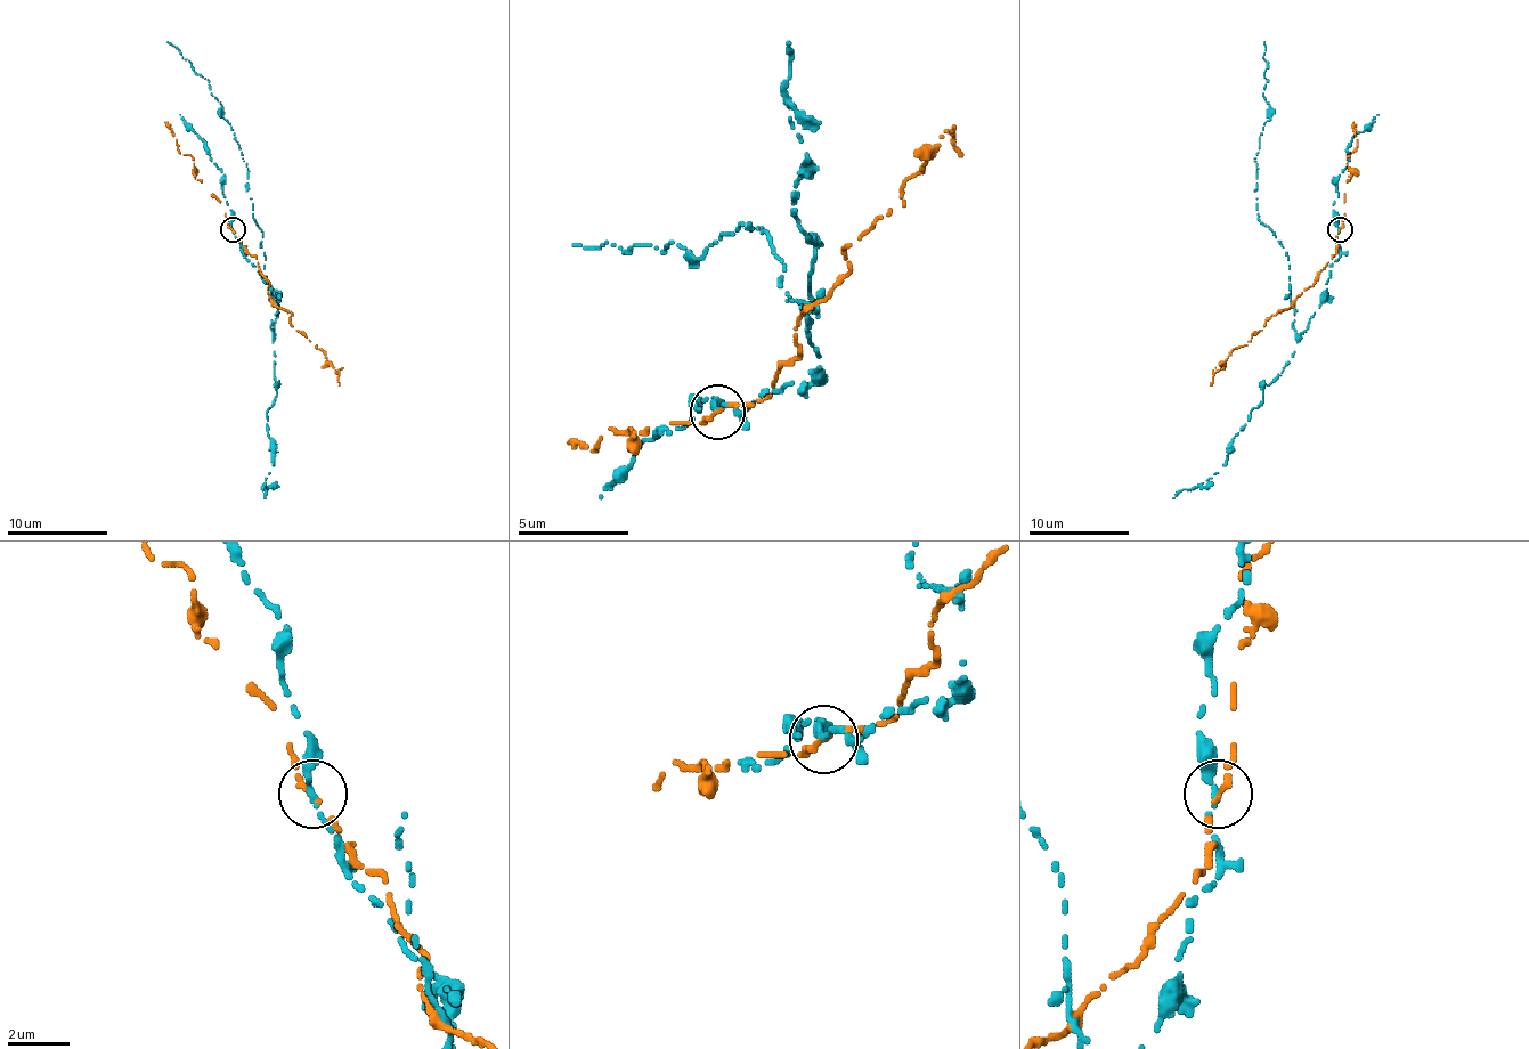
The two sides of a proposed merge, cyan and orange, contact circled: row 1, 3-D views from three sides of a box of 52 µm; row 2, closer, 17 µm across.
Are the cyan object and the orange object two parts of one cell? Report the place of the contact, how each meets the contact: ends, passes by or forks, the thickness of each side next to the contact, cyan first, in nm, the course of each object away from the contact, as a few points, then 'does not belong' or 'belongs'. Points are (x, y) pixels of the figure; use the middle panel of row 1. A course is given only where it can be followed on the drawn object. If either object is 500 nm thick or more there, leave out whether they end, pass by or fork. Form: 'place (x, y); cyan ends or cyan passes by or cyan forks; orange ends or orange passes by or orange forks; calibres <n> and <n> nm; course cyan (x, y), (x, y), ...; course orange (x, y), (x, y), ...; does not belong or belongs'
place (717, 412); cyan passes by; orange passes by; calibres 200 and 170 nm; course cyan (718, 411), (813, 376), (802, 310), (819, 310), (780, 287), (763, 233), (724, 233), (697, 260), (574, 243); course orange (718, 411), (763, 399), (786, 366), (797, 322), (846, 271), (857, 237), (902, 204), (908, 177), (952, 127); does not belong

